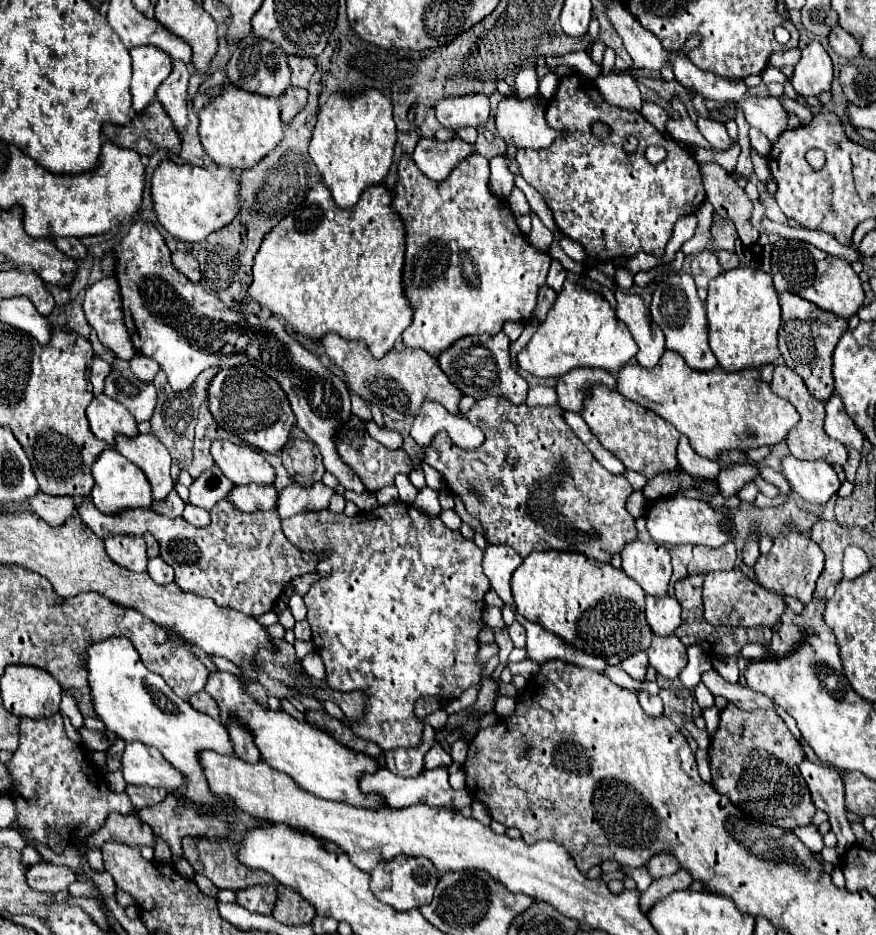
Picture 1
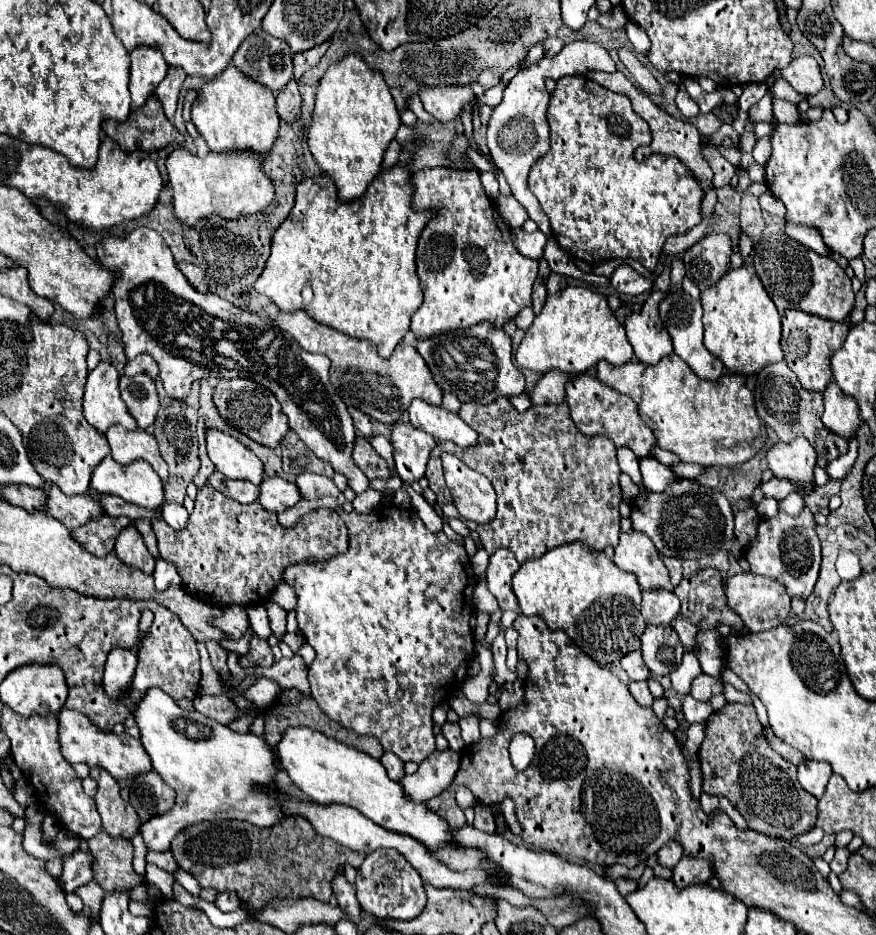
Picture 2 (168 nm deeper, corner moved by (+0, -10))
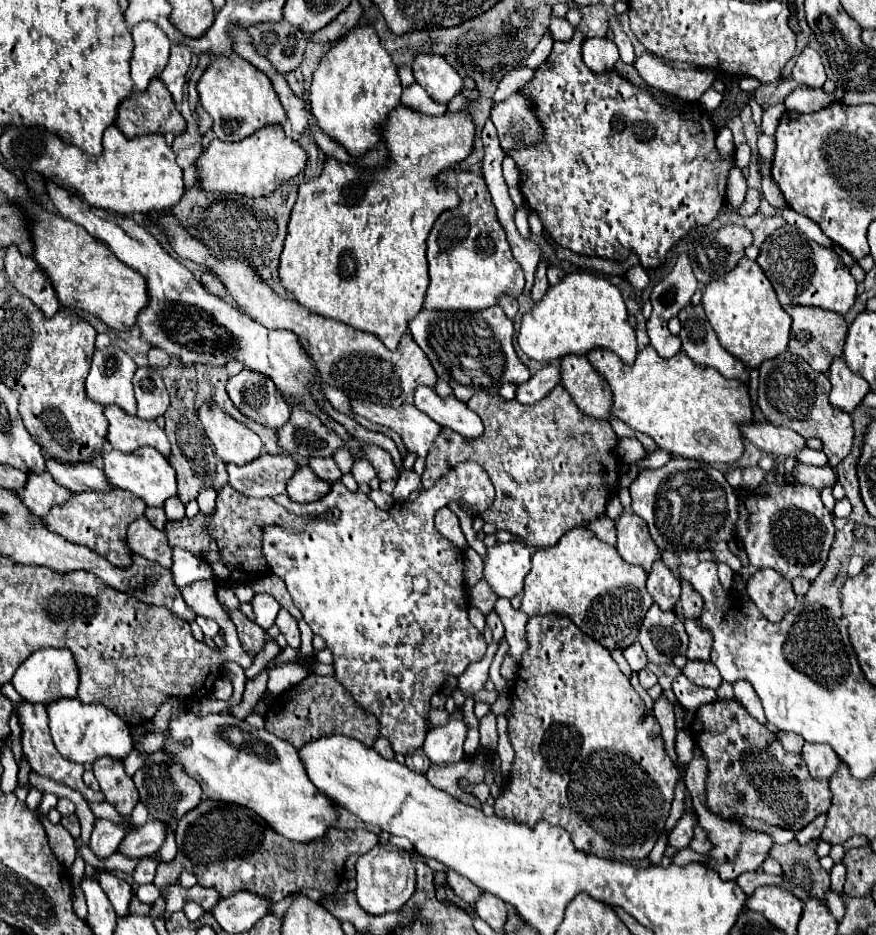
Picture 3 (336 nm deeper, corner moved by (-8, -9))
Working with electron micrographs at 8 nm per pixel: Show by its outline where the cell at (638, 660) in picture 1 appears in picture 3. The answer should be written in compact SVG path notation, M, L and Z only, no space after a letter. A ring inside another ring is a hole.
M634 643L632 647L628 647L624 651L624 657L628 661L628 665L632 667L632 671L642 671L648 667L648 659L644 655L644 649L640 647L640 643Z

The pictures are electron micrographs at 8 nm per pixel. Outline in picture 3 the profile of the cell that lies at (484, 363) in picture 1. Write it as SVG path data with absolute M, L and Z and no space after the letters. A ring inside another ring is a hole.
M500 305L488 311L468 311L468 315L422 309L416 319L412 319L410 333L430 359L438 379L446 381L460 401L468 401L480 391L496 395L504 383L520 385L530 377L528 367L518 359L514 349L514 325Z

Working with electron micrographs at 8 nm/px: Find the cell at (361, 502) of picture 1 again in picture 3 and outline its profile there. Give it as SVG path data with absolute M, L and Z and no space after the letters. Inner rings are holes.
M316 457L316 459L310 459L310 467L312 471L316 471L316 475L324 481L340 481L342 473L340 469L336 467L336 463L330 459L330 457Z

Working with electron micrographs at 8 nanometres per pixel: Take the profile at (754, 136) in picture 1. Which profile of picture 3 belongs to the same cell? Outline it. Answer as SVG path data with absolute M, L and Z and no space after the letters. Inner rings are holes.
M780 103L780 105L772 105L772 107L768 107L768 109L764 111L764 115L762 115L762 133L766 133L766 135L772 137L784 111L786 111L786 107L784 107L782 103Z

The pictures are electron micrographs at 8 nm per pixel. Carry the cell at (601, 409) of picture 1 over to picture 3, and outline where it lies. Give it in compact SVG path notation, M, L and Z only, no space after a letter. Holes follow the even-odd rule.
M568 355L562 367L562 385L570 393L576 407L592 417L608 421L612 419L612 389L608 381L598 375L598 371L590 365L586 357Z

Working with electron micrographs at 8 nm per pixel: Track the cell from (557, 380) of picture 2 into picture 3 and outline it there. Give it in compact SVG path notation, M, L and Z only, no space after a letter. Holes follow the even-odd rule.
M556 363L540 369L534 377L528 379L528 383L522 383L516 387L516 399L524 405L538 403L560 383L560 375L562 375L560 365L556 365Z

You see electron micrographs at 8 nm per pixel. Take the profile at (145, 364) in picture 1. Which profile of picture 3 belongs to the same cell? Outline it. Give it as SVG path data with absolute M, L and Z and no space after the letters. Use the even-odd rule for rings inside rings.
M154 347L148 351L148 365L150 365L150 367L160 369L160 367L166 367L168 363L170 363L170 357L168 357L166 353L162 353L162 351L154 349Z

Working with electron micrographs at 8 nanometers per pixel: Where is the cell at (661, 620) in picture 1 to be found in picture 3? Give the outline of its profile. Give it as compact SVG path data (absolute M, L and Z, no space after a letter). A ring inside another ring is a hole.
M658 561L648 573L646 589L662 611L672 611L680 599L680 577L672 573L662 561Z

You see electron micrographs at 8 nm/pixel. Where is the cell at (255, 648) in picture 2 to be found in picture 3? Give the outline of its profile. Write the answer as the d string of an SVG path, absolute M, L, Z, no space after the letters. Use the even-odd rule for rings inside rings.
M228 611L232 621L238 627L238 637L246 653L258 655L266 643L266 631L260 629L254 621L250 621L242 611Z

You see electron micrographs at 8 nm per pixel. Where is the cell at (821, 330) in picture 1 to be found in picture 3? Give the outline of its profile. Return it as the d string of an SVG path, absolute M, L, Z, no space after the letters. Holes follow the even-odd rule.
M802 305L786 307L786 313L792 317L790 351L800 355L816 373L826 373L834 361L834 353L842 353L844 349L844 339L848 331L844 317L832 311L824 311L816 307L802 307Z

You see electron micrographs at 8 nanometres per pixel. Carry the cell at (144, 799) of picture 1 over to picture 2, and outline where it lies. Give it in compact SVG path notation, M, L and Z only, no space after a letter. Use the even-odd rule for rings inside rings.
M156 770L144 772L134 778L130 786L130 804L136 808L140 822L150 820L152 816L168 812L176 802L176 792L164 784Z

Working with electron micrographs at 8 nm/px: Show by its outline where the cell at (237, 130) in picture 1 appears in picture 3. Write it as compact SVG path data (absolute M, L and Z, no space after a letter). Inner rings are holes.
M240 55L232 59L214 59L198 81L200 105L214 121L214 133L220 141L242 141L268 125L284 125L286 113L270 79Z

